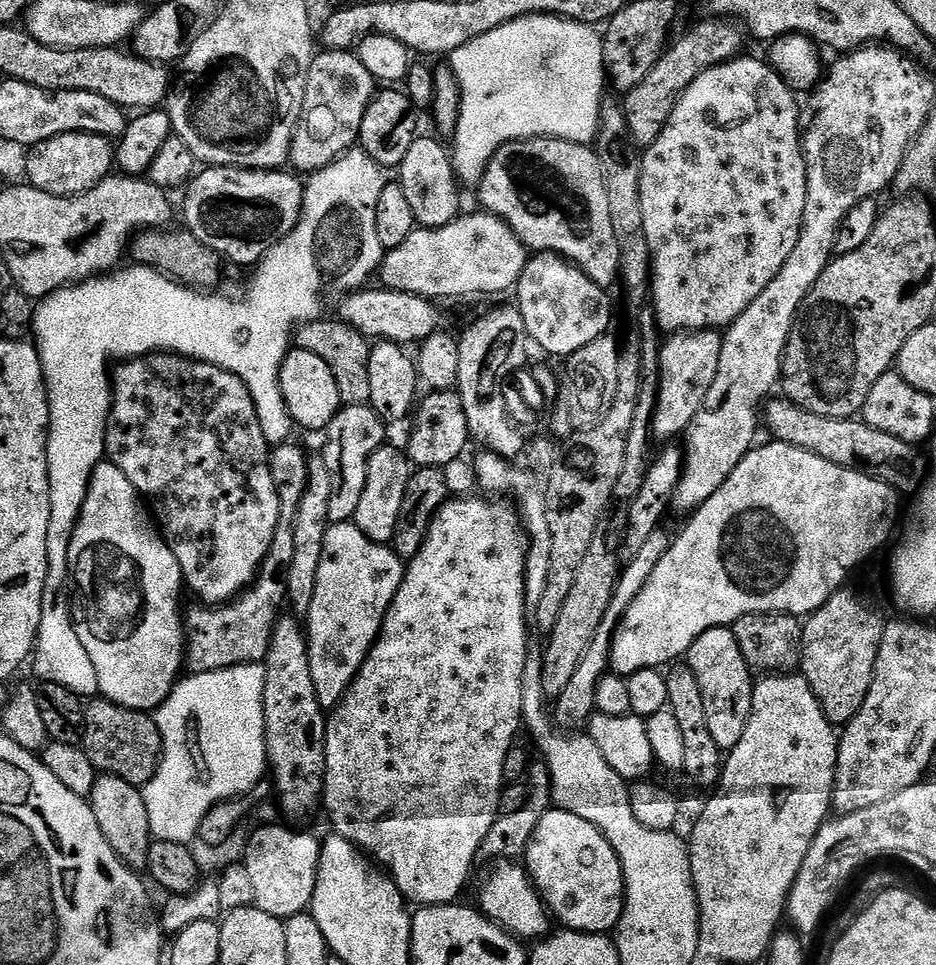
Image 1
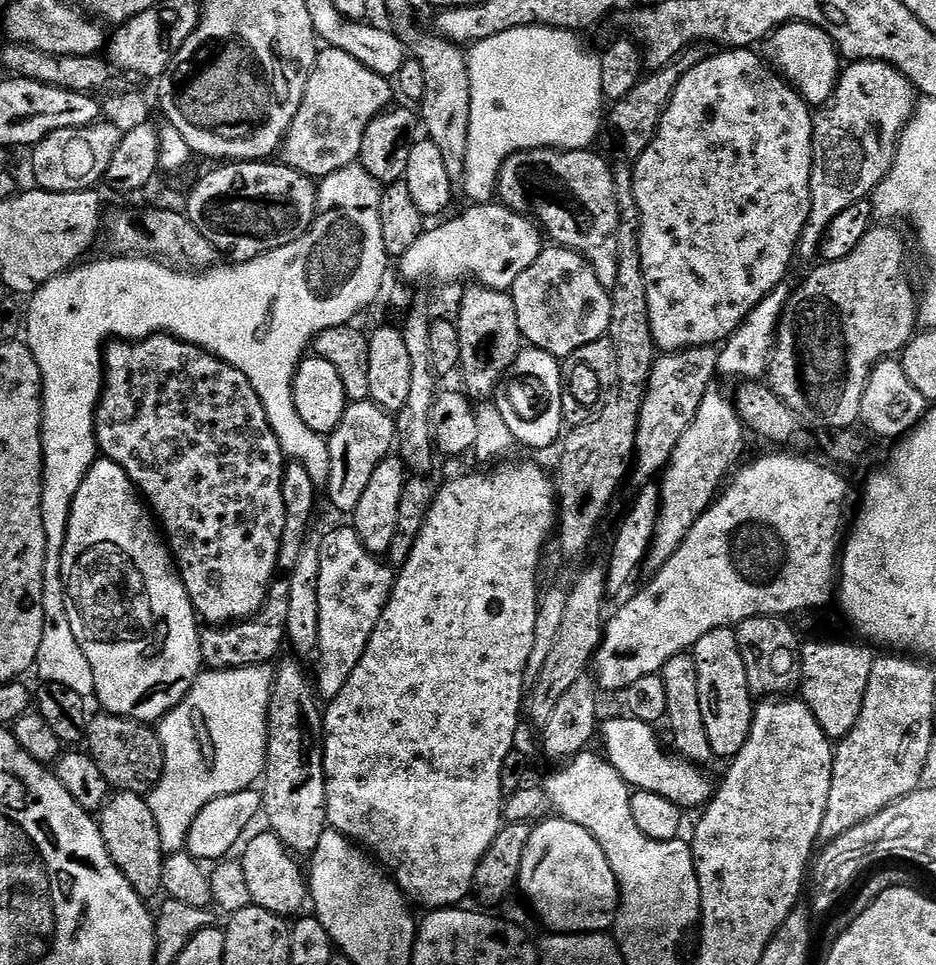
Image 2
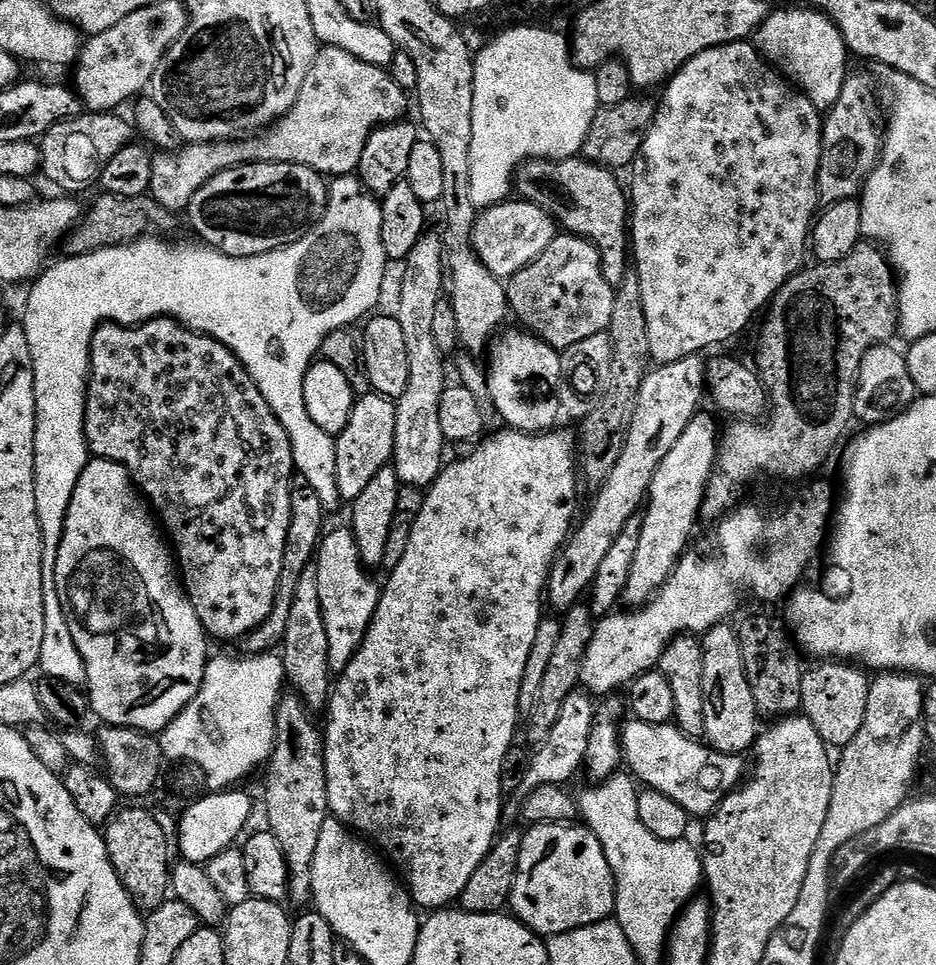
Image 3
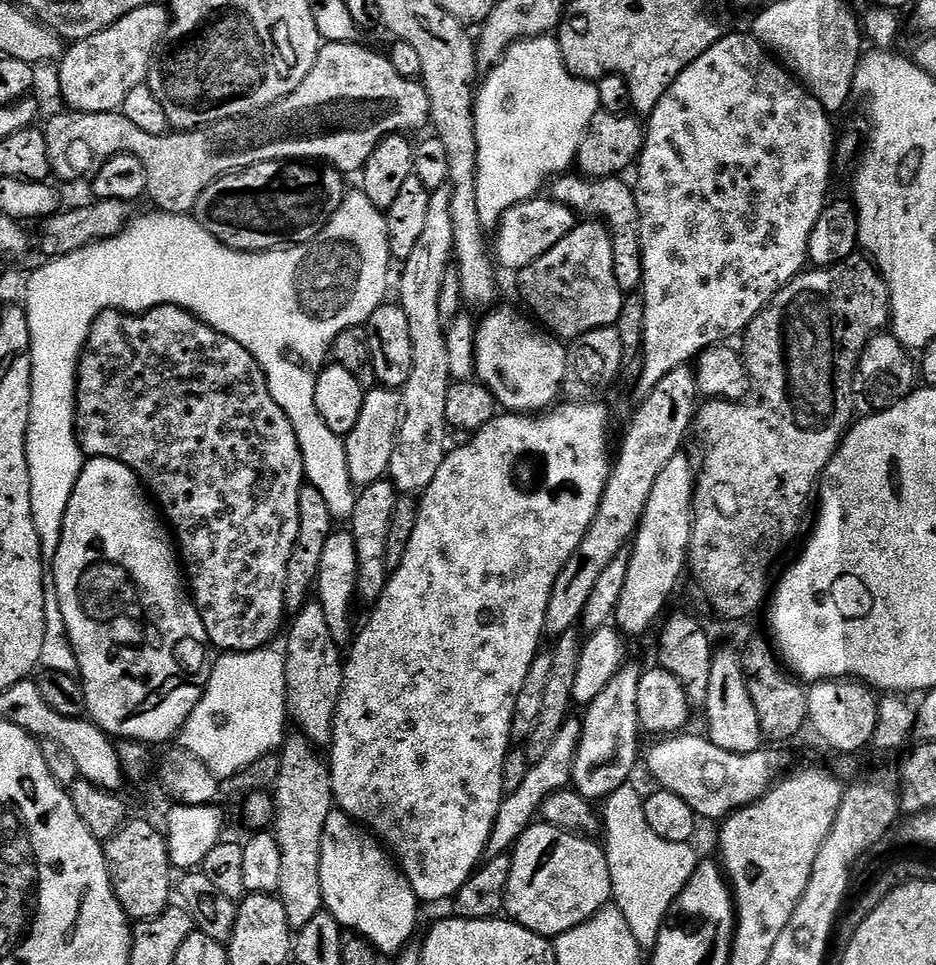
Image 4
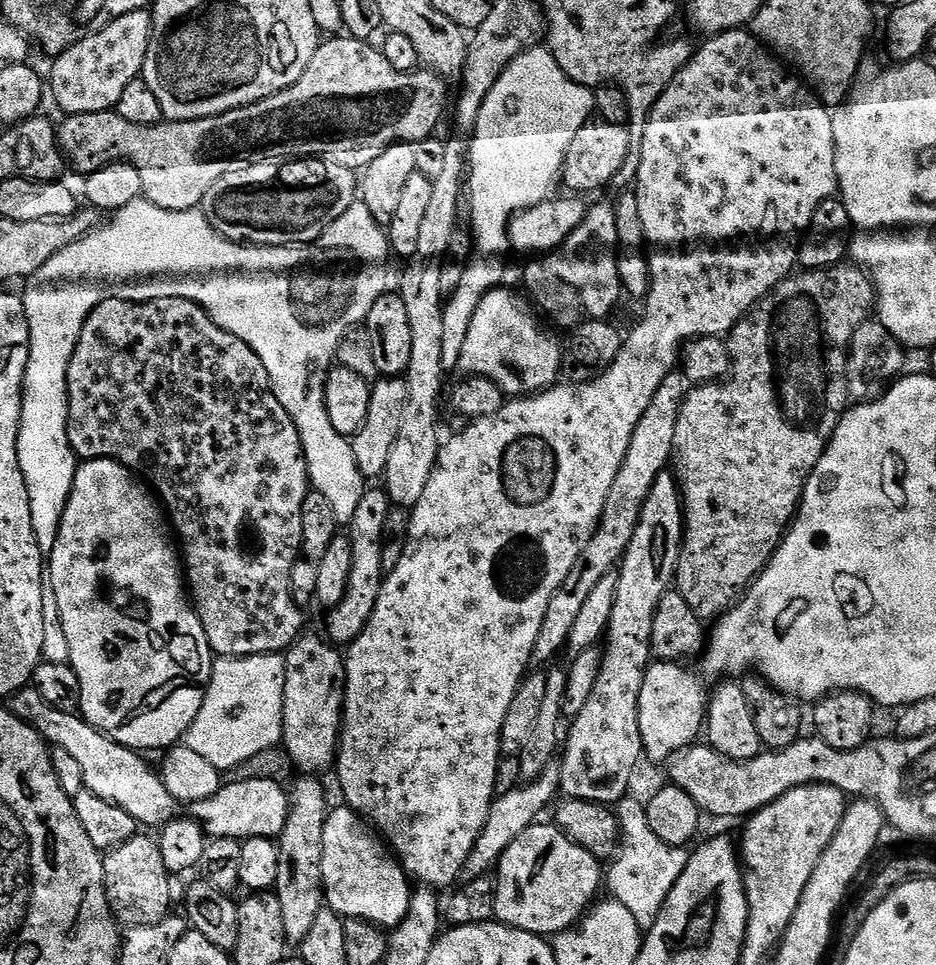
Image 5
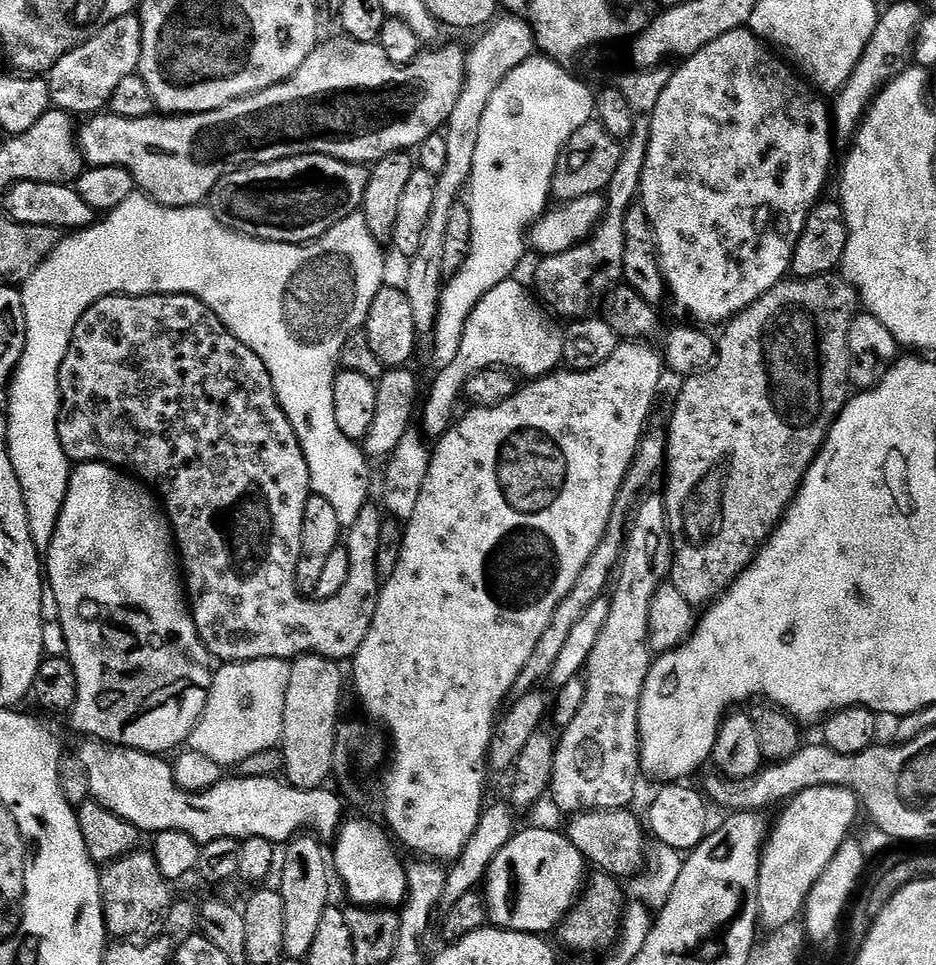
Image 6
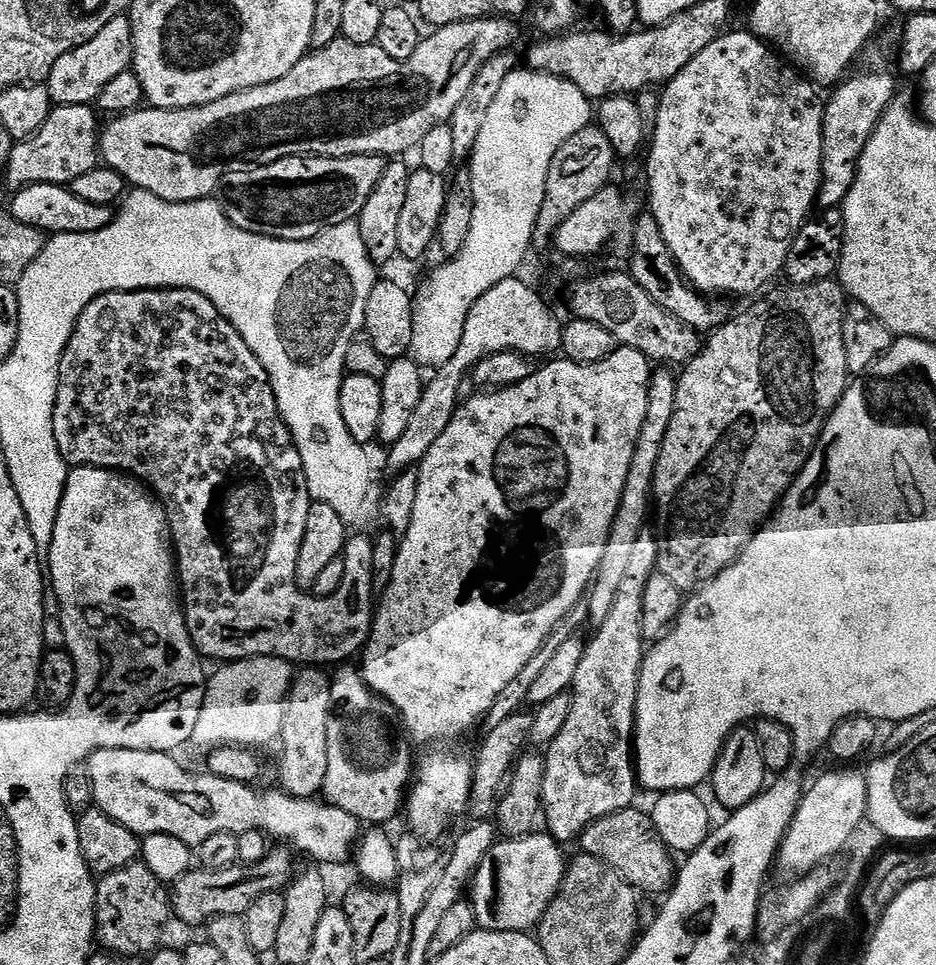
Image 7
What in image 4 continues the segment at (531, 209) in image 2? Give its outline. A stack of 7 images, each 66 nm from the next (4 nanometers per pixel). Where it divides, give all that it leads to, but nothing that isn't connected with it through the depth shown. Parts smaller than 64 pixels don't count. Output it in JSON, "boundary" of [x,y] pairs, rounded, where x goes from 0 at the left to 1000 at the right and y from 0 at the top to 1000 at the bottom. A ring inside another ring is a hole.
{"boundary":[[[599,180],[589,188],[589,206],[597,211],[606,211],[612,220],[624,226],[643,226],[649,233],[655,251],[655,276],[658,281],[660,296],[668,305],[675,305],[685,297],[686,279],[682,260],[681,233],[682,209],[676,192],[671,191],[661,181],[647,182],[644,187],[625,184],[619,180]],[[612,181],[612,182],[611,182]]]}

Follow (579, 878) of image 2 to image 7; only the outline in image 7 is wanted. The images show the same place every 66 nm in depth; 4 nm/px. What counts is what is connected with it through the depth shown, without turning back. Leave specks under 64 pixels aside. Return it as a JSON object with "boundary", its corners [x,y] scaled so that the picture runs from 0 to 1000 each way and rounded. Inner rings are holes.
{"boundary":[[[589,864],[538,868],[519,885],[502,917],[502,936],[510,959],[519,966],[567,967],[596,926],[605,890],[599,872]]]}

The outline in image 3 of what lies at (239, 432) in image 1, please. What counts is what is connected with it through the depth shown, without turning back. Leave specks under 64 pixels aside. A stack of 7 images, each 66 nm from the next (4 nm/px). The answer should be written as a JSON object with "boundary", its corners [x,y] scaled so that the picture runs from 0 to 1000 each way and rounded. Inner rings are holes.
{"boundary":[[[168,327],[166,332],[157,332],[156,335],[144,338],[112,334],[98,348],[98,370],[94,380],[94,416],[90,426],[90,453],[94,459],[95,469],[101,476],[121,477],[123,481],[132,483],[142,502],[165,527],[174,550],[186,565],[186,575],[190,581],[190,592],[194,598],[197,612],[204,620],[207,632],[223,660],[228,664],[255,665],[263,657],[280,649],[280,645],[288,640],[288,632],[293,632],[295,606],[299,604],[301,587],[304,582],[306,558],[310,549],[310,508],[314,496],[314,482],[310,454],[301,437],[297,437],[293,425],[288,425],[288,417],[280,412],[280,404],[276,404],[271,392],[267,392],[261,376],[228,348],[208,344],[207,341],[178,327]]]}

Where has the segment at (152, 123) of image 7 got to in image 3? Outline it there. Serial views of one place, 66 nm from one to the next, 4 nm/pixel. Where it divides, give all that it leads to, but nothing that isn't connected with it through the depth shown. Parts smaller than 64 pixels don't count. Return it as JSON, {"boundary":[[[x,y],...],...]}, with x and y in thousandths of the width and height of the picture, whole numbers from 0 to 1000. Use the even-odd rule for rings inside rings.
{"boundary":[[[343,49],[338,56],[338,62],[329,74],[327,85],[314,106],[314,110],[294,128],[281,134],[268,143],[253,143],[251,145],[225,145],[219,149],[198,148],[191,155],[171,155],[162,164],[162,194],[160,202],[174,216],[181,216],[189,222],[200,217],[202,209],[233,180],[260,170],[326,170],[337,178],[350,184],[377,181],[385,173],[387,155],[391,155],[391,147],[402,133],[410,128],[422,128],[436,112],[438,99],[433,92],[421,85],[418,74],[395,68],[378,56],[370,56],[370,52]],[[99,116],[97,118],[89,118],[90,120],[81,120],[69,122],[64,127],[59,128],[52,137],[48,137],[42,146],[43,155],[43,173],[45,182],[48,182],[56,191],[61,191],[64,195],[69,195],[69,200],[81,201],[77,199],[85,199],[93,191],[101,192],[107,184],[107,178],[118,168],[118,164],[122,164],[122,160],[126,160],[126,155],[130,155],[136,149],[142,148],[143,133],[140,127],[137,128],[128,121],[128,118],[118,116]]]}

